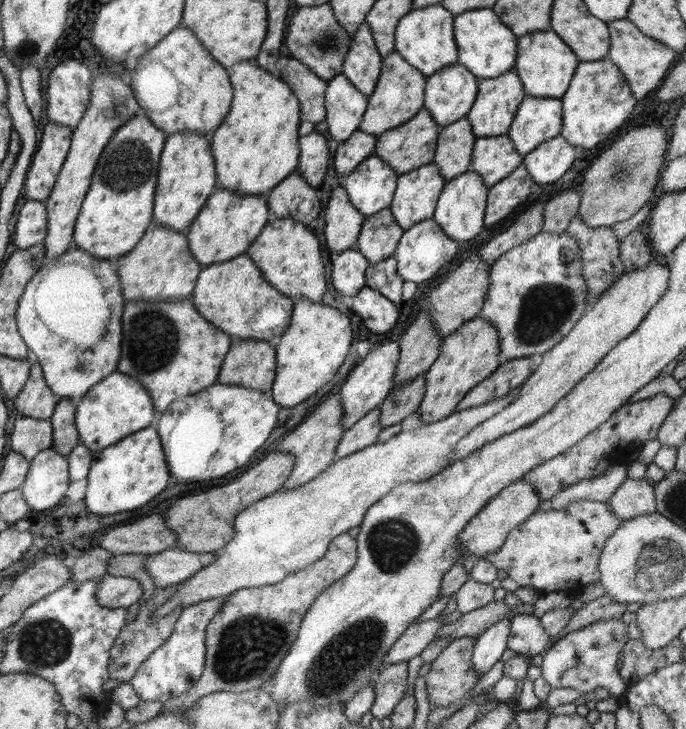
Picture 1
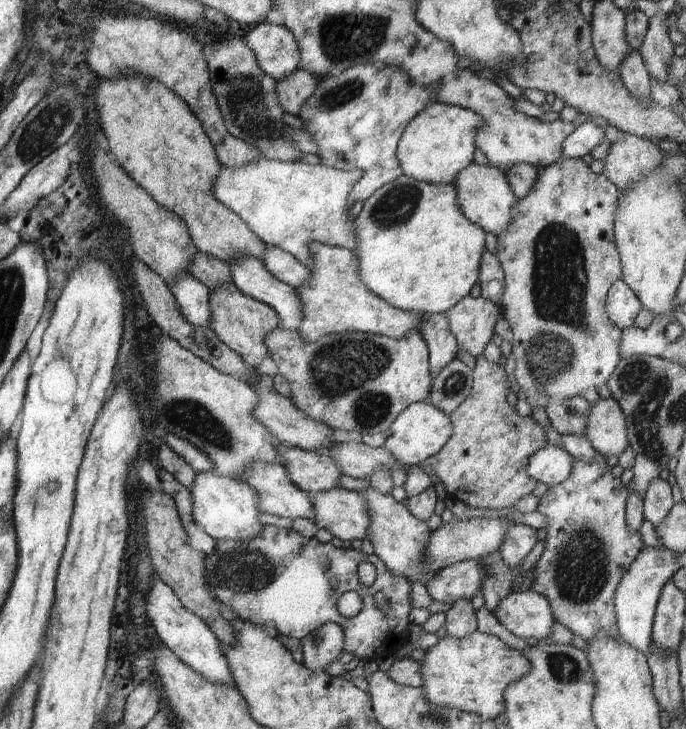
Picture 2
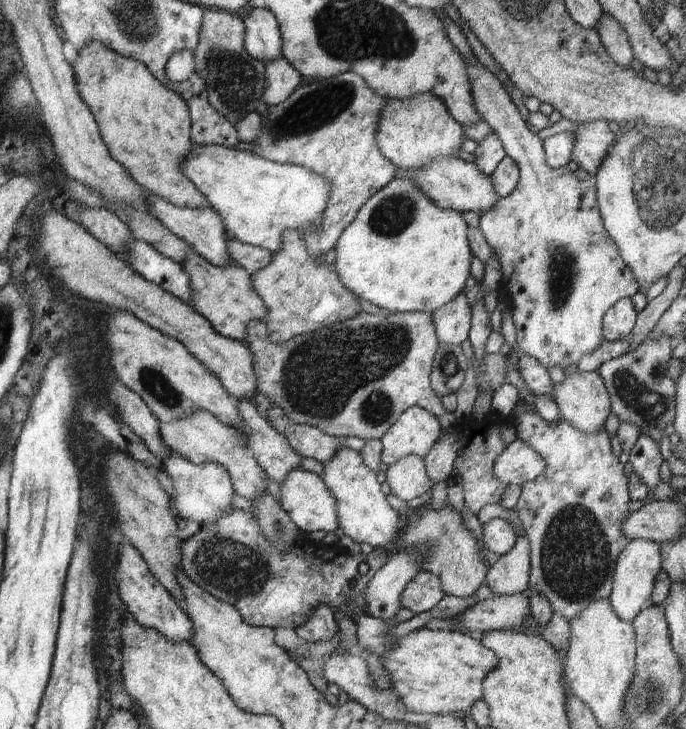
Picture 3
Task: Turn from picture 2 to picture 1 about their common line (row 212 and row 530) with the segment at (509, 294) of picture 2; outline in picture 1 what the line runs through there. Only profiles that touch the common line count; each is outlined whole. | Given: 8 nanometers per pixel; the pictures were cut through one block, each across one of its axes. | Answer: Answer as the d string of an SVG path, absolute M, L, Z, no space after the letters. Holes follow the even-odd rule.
M592 500L575 501L566 508L548 510L548 512L534 512L520 526L515 527L504 540L502 548L485 556L496 568L504 570L506 574L518 582L520 586L532 586L537 592L546 594L550 592L564 592L573 594L575 590L582 590L586 584L599 580L599 558L614 532L623 524L623 521L614 514L609 503Z

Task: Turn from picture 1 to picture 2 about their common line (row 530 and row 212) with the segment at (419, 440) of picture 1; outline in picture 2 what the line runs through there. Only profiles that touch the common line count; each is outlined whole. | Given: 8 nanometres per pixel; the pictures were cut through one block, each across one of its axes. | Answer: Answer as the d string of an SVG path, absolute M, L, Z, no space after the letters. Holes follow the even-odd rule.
M261 157L238 168L222 167L216 182L212 184L212 192L215 193L216 199L230 208L264 244L290 252L298 262L310 269L314 264L310 244L314 242L346 249L354 249L359 245L357 220L348 217L351 208L348 197L362 174L362 170L357 169L344 171L323 165L278 162Z

